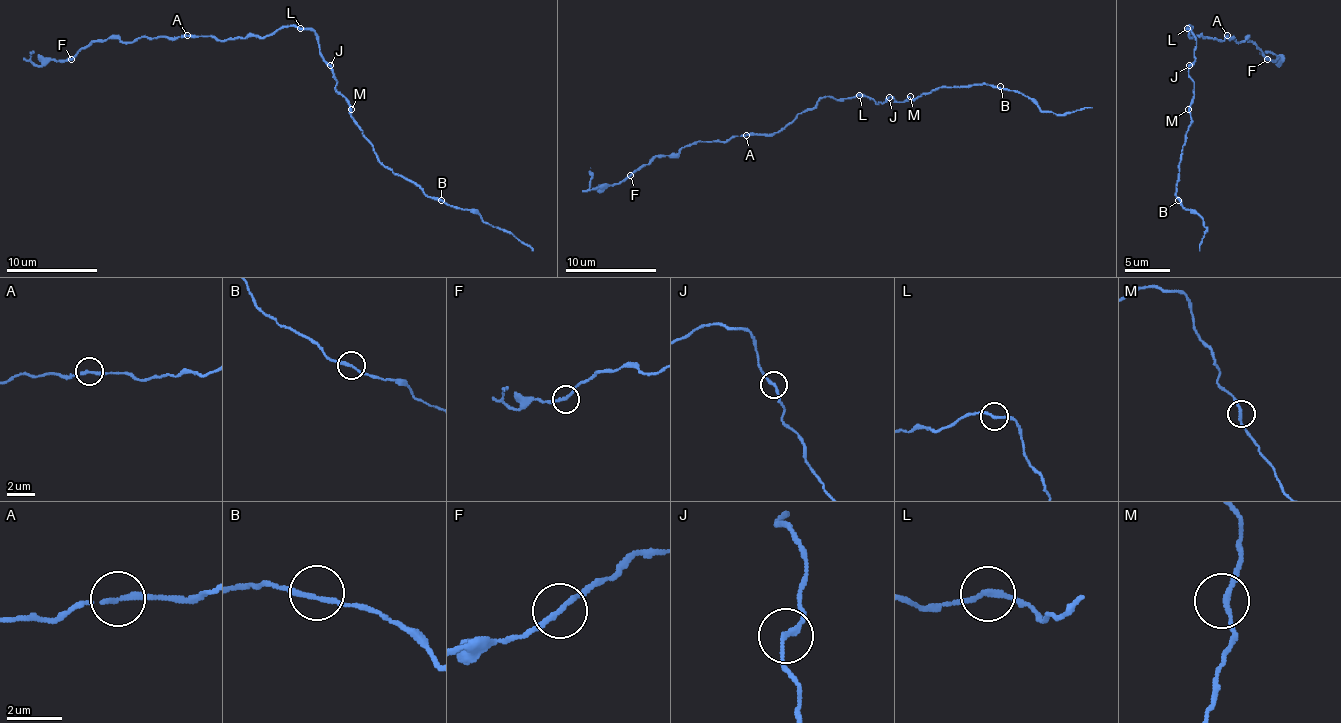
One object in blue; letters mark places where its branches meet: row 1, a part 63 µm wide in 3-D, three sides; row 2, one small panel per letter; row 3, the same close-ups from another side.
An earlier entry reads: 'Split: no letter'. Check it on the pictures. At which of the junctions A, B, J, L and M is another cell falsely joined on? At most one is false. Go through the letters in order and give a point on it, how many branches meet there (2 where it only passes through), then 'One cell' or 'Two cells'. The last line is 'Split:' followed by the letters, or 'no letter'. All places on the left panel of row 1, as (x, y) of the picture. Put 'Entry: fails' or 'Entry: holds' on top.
Entry: fails
A: Place: (187, 35). Branches: 2. Two cells
B: Place: (441, 200). Branches: 2. One cell
J: Place: (330, 65). Branches: 2. One cell
L: Place: (300, 28). Branches: 2. One cell
M: Place: (351, 109). Branches: 2. One cell
Split: A

